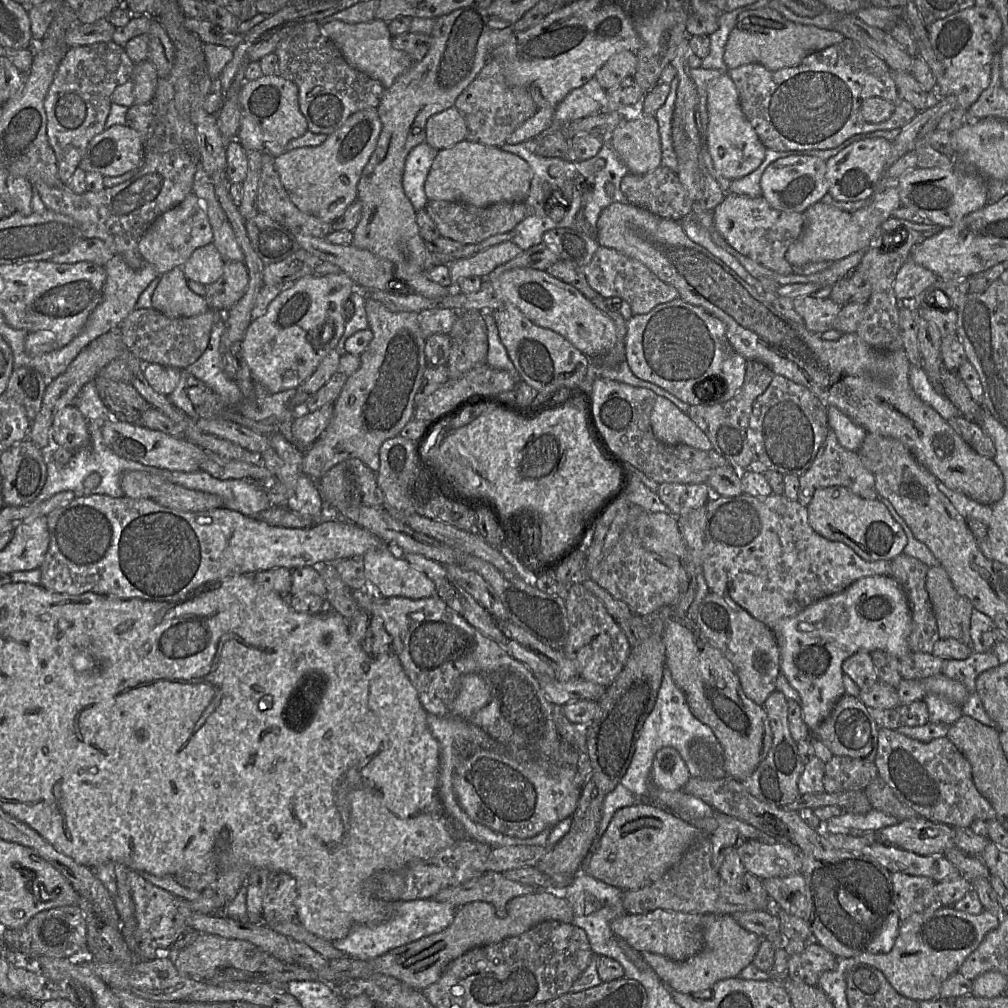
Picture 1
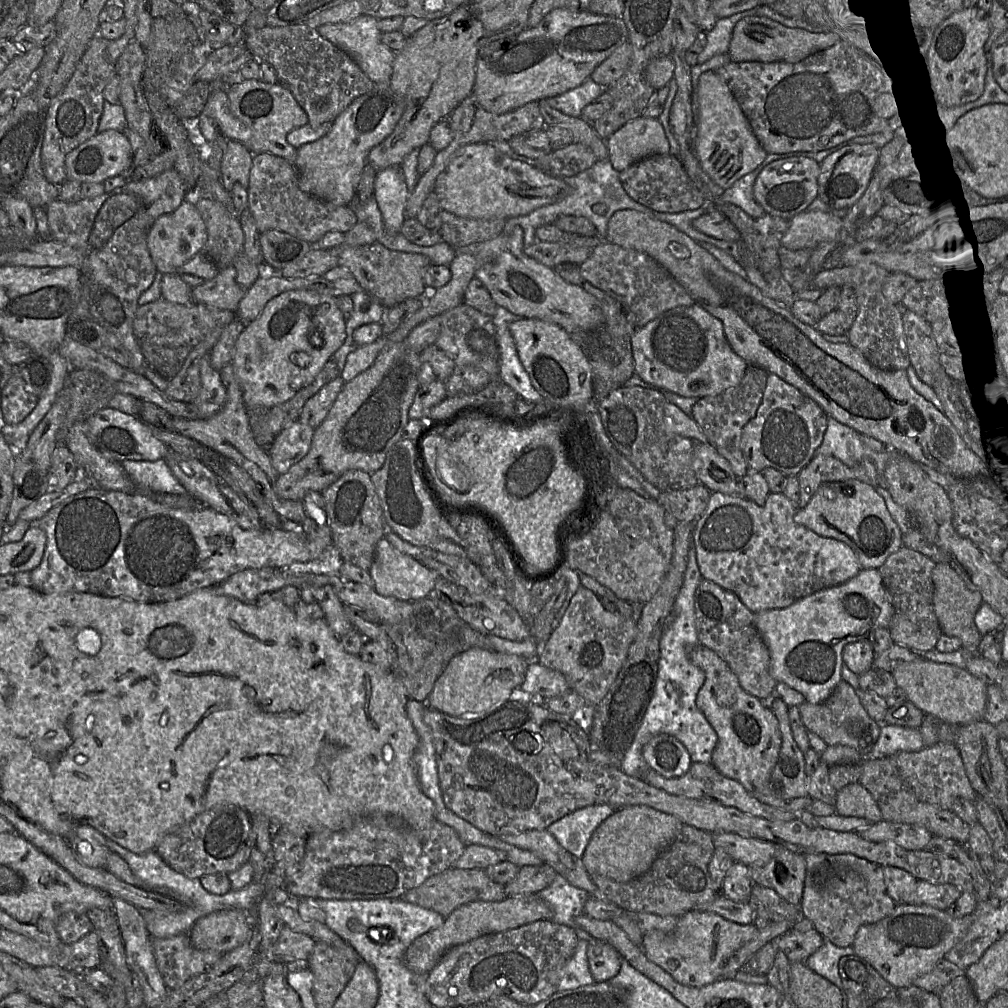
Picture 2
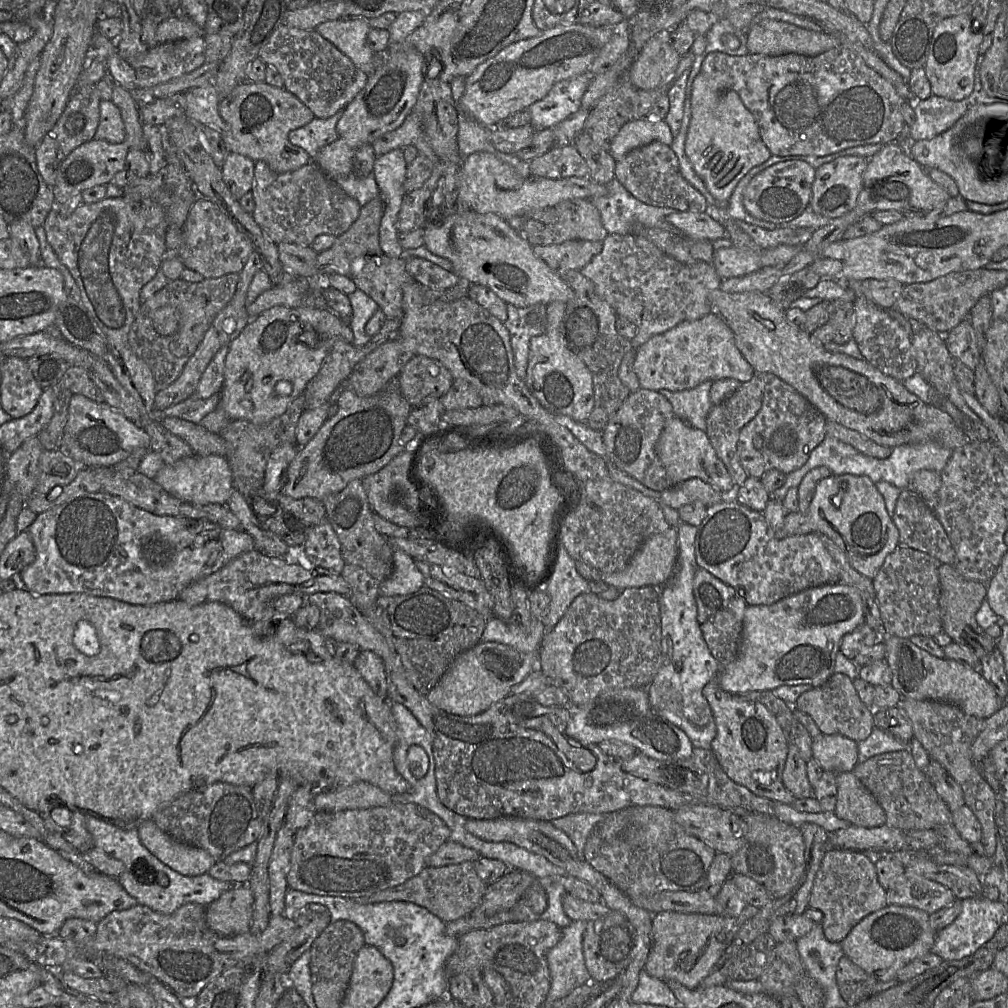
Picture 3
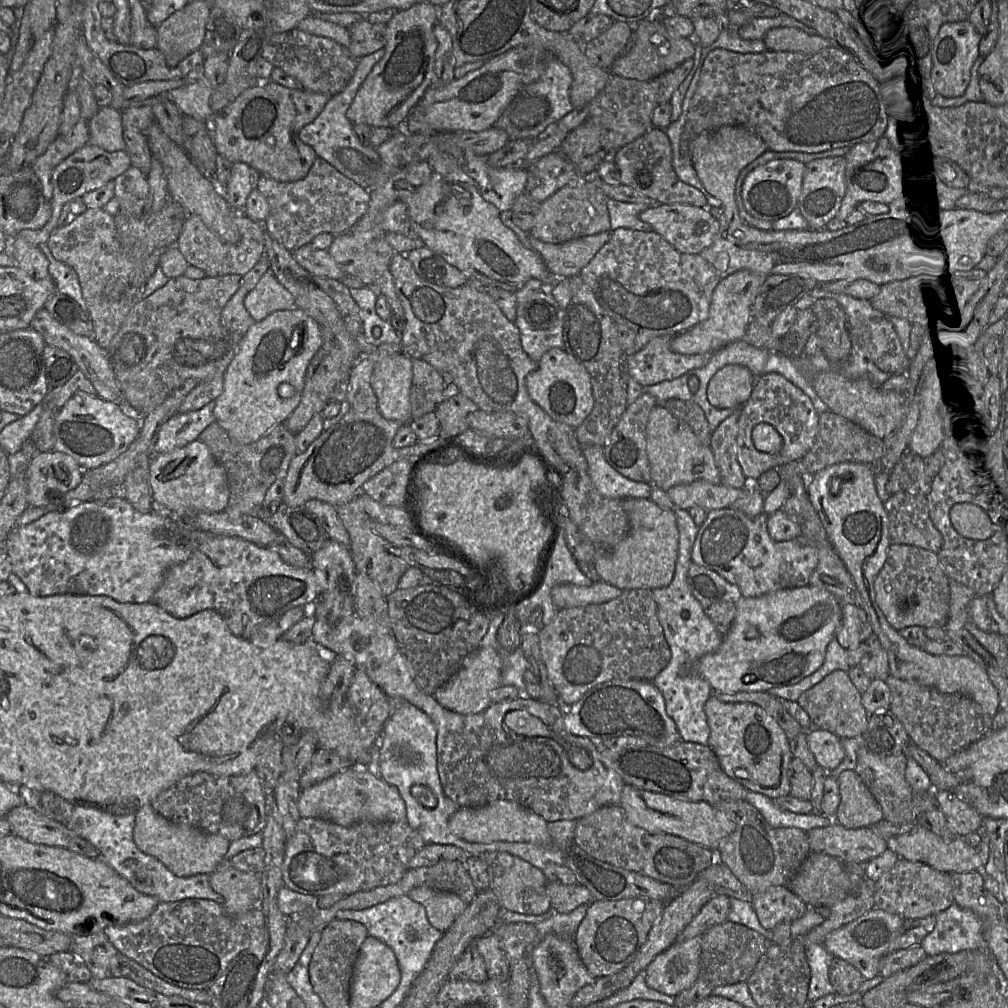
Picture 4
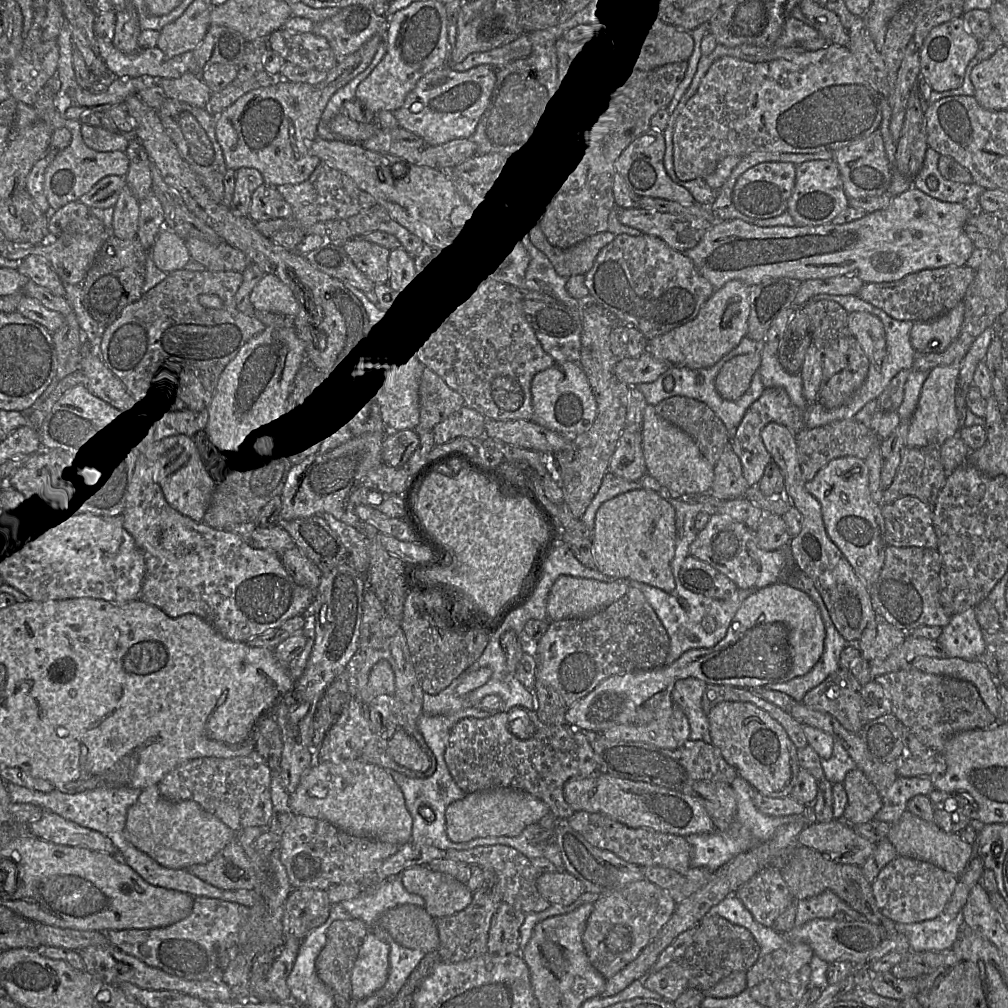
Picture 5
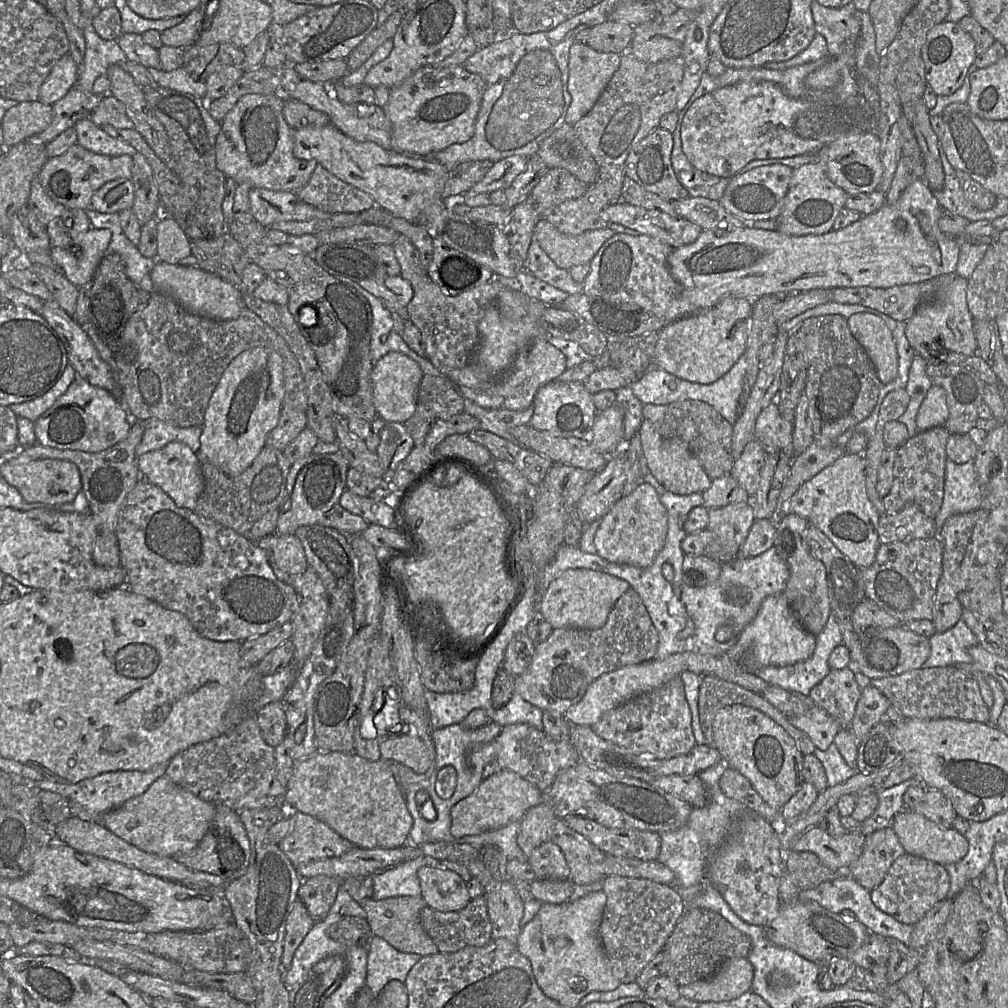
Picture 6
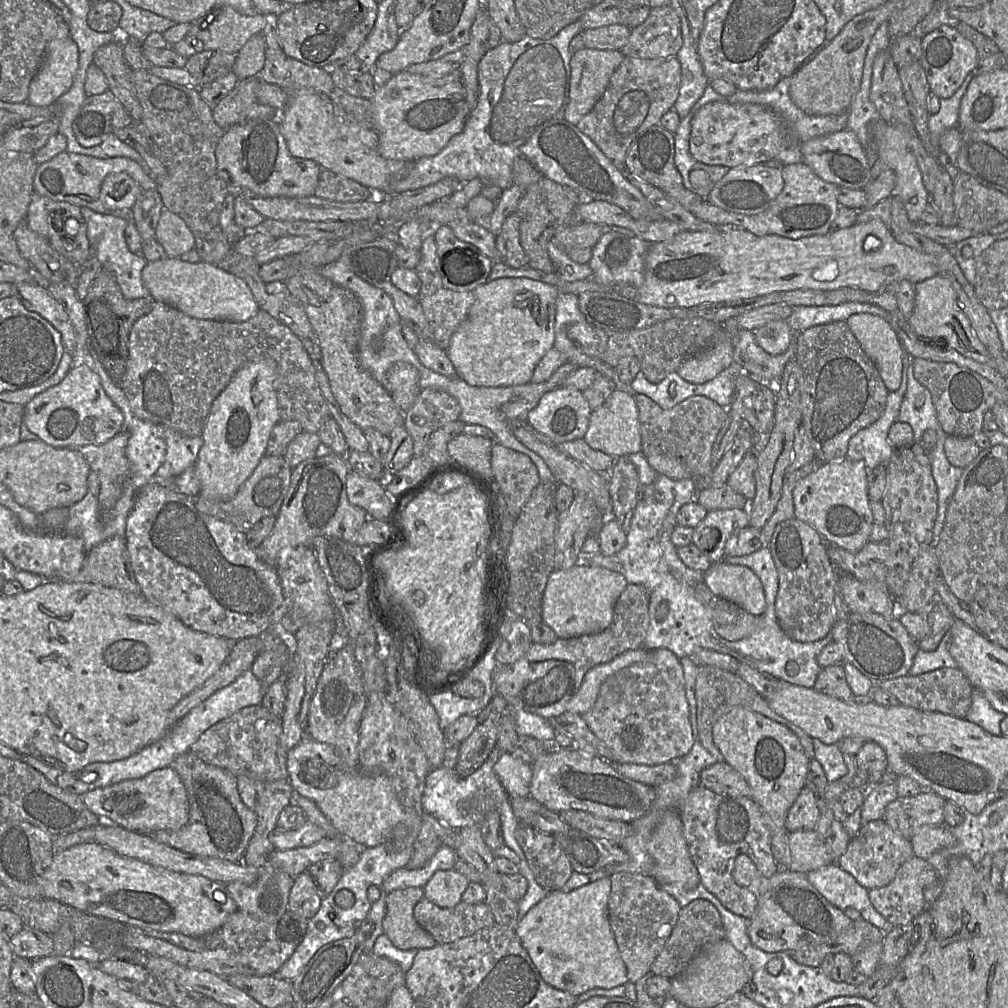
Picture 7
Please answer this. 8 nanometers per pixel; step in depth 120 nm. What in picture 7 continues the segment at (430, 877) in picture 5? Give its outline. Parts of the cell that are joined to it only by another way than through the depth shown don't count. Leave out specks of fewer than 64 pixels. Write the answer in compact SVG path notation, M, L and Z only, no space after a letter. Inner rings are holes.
M441 870L433 874L423 887L424 897L441 908L455 907L470 880L456 870Z

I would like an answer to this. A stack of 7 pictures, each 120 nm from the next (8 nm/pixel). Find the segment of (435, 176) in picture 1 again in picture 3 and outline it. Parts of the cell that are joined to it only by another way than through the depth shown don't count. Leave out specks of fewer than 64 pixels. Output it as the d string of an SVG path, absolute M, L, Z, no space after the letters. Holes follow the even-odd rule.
M480 151L470 154L461 163L457 208L467 208L481 214L492 212L506 221L513 216L525 216L532 210L555 207L564 200L590 199L607 194L607 186L594 181L591 177L573 176L557 180L533 176L523 178L512 166L492 153Z

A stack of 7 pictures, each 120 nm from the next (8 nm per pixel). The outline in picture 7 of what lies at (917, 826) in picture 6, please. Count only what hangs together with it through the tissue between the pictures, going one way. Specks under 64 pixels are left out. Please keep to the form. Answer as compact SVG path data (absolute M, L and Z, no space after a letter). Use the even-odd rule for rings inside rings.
M924 825L910 839L915 857L927 860L933 853L952 846L955 836L946 825Z

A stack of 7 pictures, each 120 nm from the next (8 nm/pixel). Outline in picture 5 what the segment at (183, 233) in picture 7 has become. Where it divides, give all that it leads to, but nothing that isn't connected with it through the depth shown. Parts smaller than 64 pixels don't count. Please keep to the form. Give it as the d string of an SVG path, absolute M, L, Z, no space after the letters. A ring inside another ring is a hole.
M166 227L150 249L150 256L156 266L166 273L182 270L192 260L186 241Z

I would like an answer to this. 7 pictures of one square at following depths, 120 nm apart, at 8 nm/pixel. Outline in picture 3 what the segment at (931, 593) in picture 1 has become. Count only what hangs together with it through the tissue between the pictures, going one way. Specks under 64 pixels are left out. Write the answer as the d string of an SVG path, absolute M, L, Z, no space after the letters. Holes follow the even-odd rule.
M941 564L939 567L941 595L939 606L941 611L942 631L953 642L969 650L978 659L996 648L996 640L990 637L976 622L976 613L986 600L987 586L984 583L967 580L952 565Z

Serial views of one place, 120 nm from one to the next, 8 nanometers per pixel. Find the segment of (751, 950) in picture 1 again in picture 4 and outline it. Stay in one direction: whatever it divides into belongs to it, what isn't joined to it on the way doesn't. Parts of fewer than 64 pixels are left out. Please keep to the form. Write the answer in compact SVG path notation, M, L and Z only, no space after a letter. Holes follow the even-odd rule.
M701 936L676 941L645 968L649 988L673 996L689 989L700 974Z

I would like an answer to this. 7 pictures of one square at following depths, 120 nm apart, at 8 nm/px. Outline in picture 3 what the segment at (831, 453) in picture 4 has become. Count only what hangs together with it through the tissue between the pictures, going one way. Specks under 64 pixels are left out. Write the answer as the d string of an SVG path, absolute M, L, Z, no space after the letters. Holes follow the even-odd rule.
M831 420L826 422L826 434L831 434L838 440L851 445L860 453L873 458L886 459L892 451L892 448L877 444L861 433Z

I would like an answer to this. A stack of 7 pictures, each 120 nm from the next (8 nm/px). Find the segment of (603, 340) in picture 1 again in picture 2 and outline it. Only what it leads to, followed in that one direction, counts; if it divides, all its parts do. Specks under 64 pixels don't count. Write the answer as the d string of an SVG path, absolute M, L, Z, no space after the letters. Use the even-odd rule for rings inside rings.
M518 225L514 226L511 233L501 233L492 239L454 249L456 250L456 254L466 253L476 259L477 268L474 277L485 285L498 306L502 306L515 315L555 323L565 329L569 334L596 329L603 323L603 311L592 295L585 292L579 286L564 281L553 269L528 257L524 253L523 230Z

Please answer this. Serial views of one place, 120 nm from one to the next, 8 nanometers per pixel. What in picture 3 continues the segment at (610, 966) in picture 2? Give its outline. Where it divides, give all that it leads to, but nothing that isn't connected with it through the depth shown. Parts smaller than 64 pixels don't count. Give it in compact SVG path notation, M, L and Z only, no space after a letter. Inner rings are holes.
M609 911L601 918L587 922L582 948L586 968L592 982L609 984L621 974L635 956L636 933L627 918L618 912Z

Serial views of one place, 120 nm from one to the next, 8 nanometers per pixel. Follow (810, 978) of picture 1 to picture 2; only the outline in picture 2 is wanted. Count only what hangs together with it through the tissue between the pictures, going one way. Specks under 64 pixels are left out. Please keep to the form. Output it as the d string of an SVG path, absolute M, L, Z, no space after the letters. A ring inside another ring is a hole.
M814 928L807 932L791 929L774 941L778 950L785 954L790 963L805 963L821 947L823 937Z

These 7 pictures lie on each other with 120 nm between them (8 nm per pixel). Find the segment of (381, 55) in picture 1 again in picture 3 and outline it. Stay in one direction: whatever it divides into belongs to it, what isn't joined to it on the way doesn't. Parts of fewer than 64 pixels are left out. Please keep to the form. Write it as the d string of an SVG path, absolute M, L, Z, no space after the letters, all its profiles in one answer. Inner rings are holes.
M348 18L323 22L314 30L370 75L375 70L375 53L367 43L370 28L368 19Z

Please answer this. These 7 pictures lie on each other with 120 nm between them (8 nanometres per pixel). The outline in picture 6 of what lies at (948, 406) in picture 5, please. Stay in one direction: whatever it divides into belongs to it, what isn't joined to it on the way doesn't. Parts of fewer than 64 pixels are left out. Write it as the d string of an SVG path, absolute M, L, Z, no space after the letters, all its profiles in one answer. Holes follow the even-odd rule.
M933 384L927 391L916 416L918 432L943 426L948 415L946 393L941 387Z

